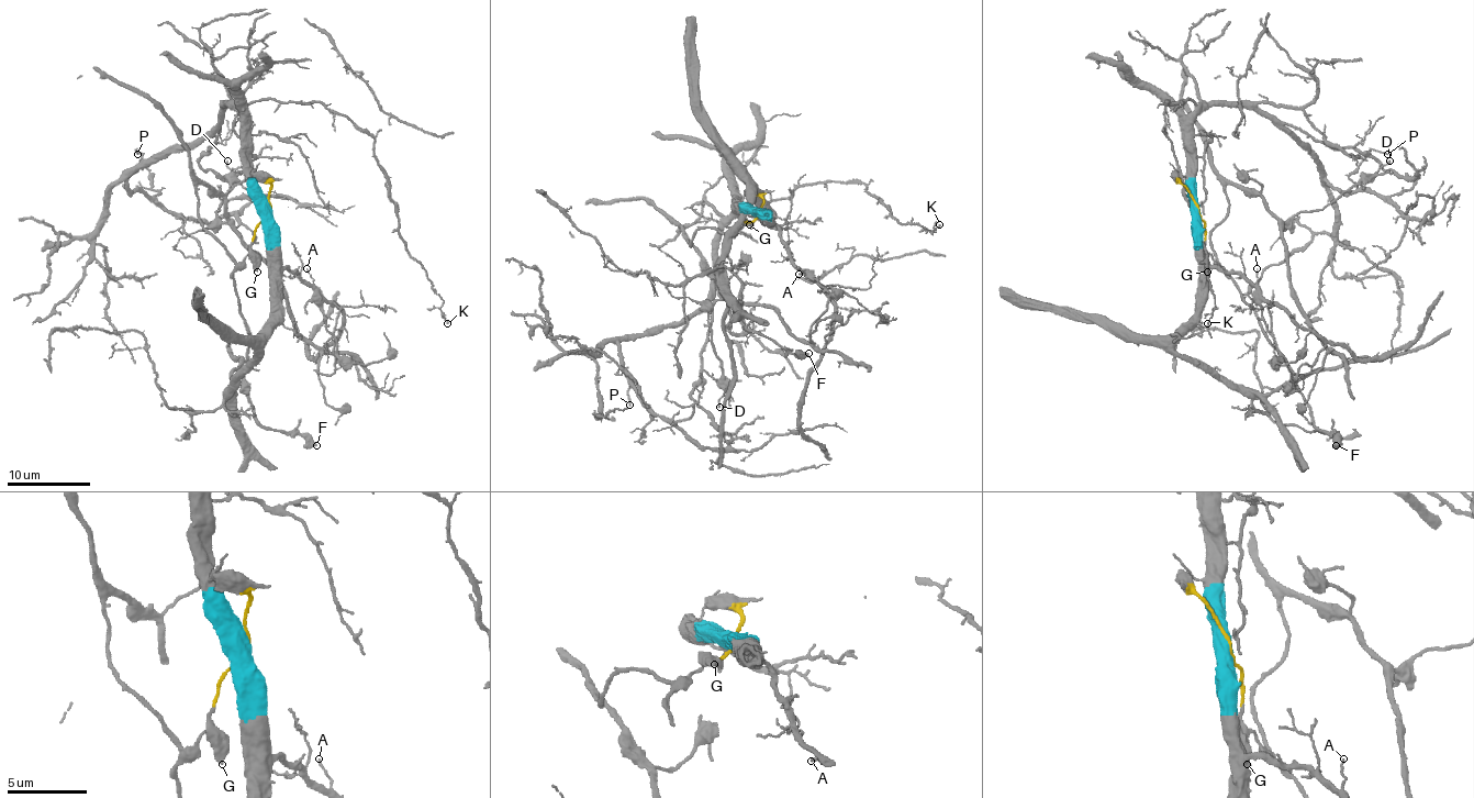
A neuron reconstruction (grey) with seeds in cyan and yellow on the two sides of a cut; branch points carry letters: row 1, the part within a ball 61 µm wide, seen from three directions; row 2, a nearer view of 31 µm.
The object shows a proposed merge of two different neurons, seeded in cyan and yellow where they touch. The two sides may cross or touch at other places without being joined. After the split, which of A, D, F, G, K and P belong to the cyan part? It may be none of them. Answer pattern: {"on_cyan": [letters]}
{"on_cyan": ["A", "K", "P"]}

